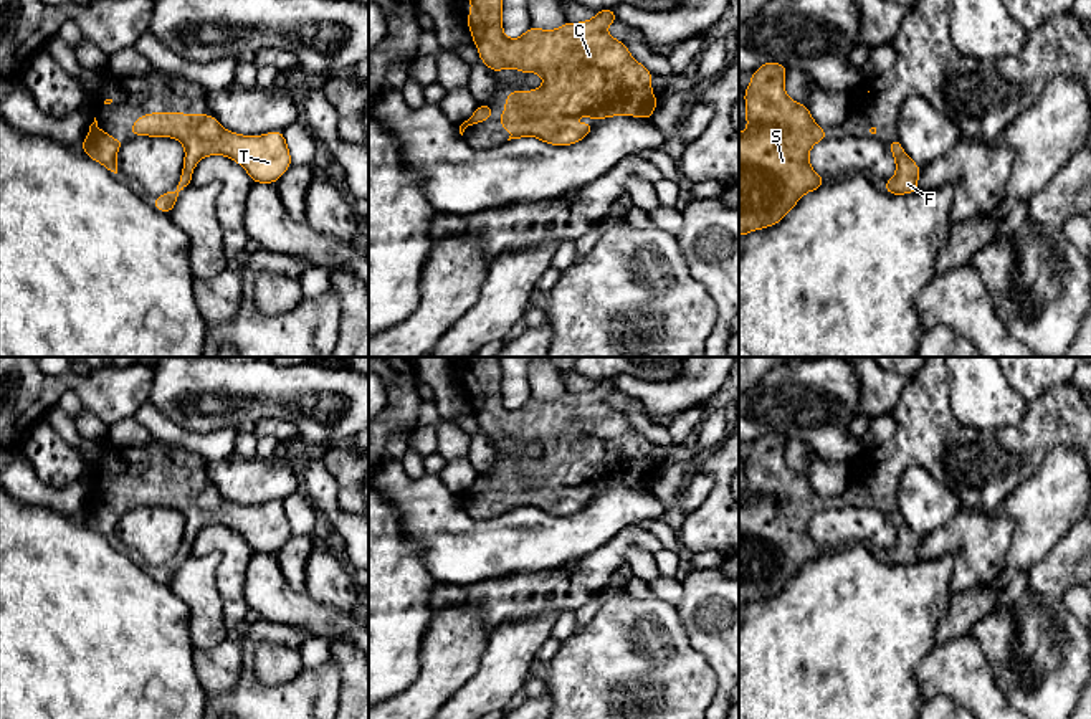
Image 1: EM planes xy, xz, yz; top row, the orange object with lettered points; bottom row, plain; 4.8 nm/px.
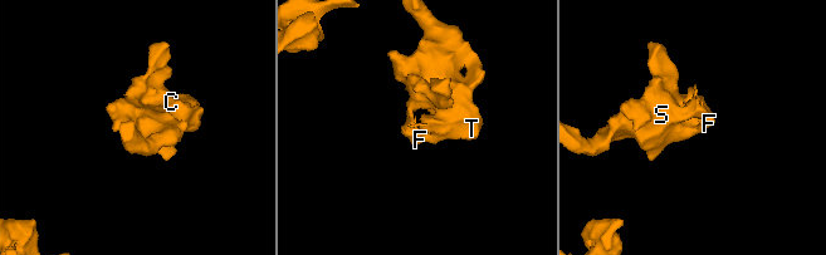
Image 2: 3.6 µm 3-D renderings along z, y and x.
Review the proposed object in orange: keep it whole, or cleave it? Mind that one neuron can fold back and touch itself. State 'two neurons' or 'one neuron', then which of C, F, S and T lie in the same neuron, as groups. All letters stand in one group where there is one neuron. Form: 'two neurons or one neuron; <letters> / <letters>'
one neuron; C F S T

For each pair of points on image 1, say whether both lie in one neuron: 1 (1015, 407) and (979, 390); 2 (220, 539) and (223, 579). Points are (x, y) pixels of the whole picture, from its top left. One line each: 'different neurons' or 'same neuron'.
1: same neuron
2: same neuron

